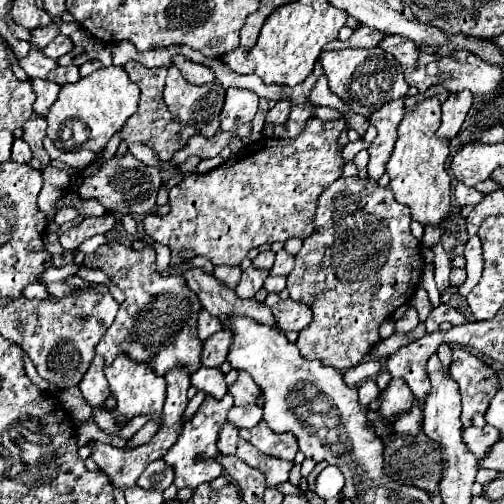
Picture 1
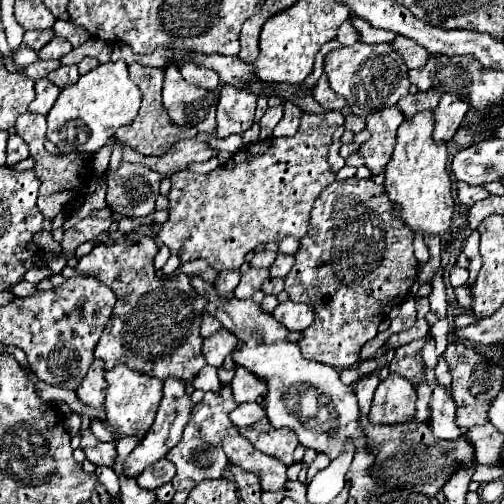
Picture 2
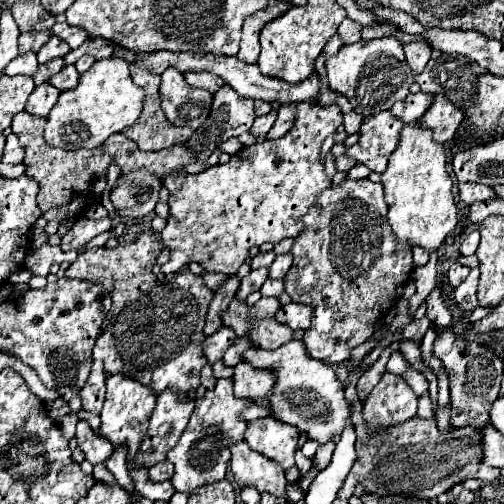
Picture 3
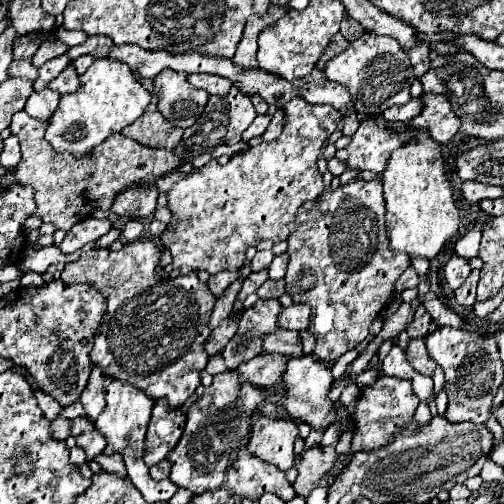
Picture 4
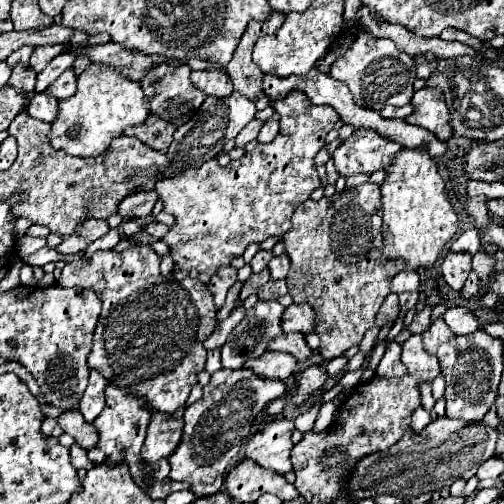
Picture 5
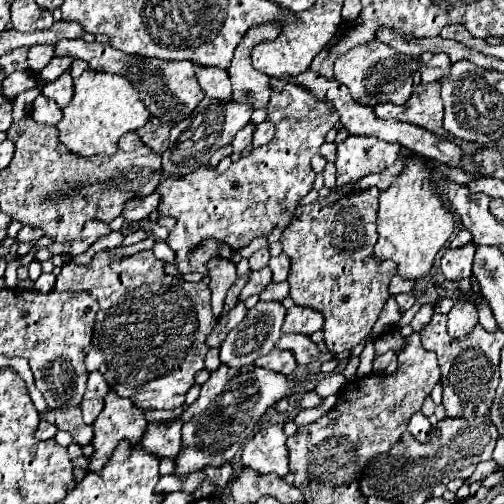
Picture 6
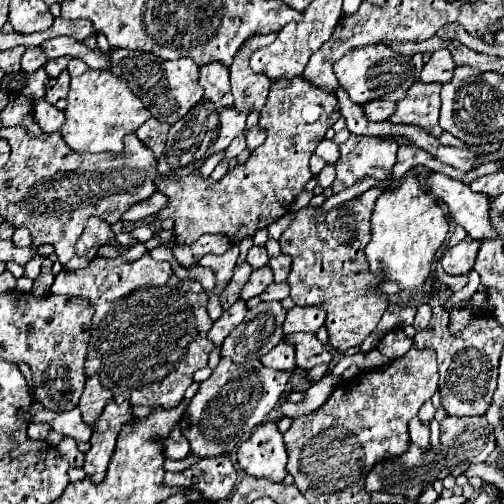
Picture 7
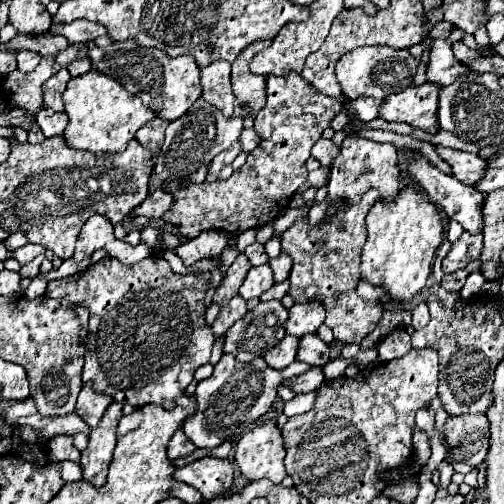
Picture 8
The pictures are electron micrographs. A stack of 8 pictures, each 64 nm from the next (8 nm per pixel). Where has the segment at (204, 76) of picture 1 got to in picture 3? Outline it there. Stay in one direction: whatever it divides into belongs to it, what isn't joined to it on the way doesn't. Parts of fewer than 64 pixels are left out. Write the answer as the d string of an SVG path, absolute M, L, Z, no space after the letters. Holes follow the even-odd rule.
M188 72L188 74L184 74L184 78L192 88L204 88L212 94L224 86L224 80L220 80L218 76L210 74L210 72Z

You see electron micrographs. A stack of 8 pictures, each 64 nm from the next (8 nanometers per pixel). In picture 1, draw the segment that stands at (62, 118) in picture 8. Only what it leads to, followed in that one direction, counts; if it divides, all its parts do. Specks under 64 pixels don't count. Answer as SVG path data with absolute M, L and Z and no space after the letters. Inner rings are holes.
M32 80L32 88L36 92L36 102L32 106L34 114L48 114L50 106L56 102L58 98L58 92L60 92L60 86L58 84L52 84L50 80Z

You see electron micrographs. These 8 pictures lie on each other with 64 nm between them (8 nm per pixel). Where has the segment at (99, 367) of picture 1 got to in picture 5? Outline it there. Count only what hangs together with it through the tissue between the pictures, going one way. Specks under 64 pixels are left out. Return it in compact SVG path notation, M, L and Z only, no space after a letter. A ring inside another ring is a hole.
M96 370L90 372L90 382L88 388L80 400L80 412L84 416L84 420L88 420L90 424L94 422L94 418L102 412L104 408L104 390L108 386L108 380L104 380L104 376Z

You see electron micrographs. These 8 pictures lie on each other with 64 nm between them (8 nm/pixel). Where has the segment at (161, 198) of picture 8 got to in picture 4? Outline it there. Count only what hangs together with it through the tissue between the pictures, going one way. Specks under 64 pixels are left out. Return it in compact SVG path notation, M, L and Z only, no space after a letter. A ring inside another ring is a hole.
M138 184L138 186L132 186L126 192L122 192L114 200L112 210L120 218L138 218L138 220L144 220L144 218L148 218L148 216L154 214L156 198L158 198L156 186Z

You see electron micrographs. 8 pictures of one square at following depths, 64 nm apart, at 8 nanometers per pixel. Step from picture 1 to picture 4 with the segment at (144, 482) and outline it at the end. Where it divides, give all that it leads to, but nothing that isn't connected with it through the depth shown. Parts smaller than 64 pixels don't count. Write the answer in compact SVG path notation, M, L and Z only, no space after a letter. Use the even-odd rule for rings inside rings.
M162 460L150 468L150 476L154 480L164 480L164 478L168 478L168 474L170 474L170 462L168 460Z

